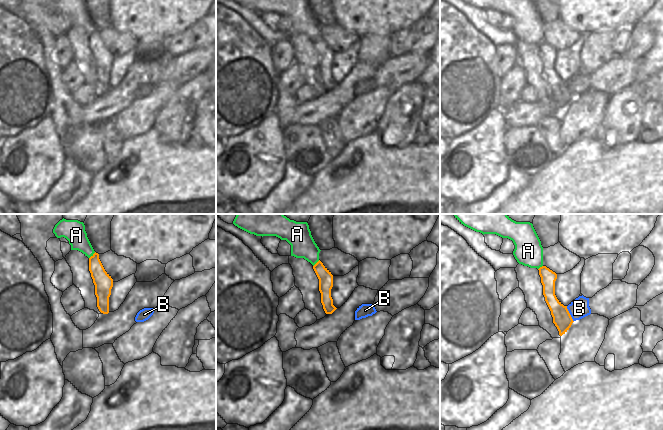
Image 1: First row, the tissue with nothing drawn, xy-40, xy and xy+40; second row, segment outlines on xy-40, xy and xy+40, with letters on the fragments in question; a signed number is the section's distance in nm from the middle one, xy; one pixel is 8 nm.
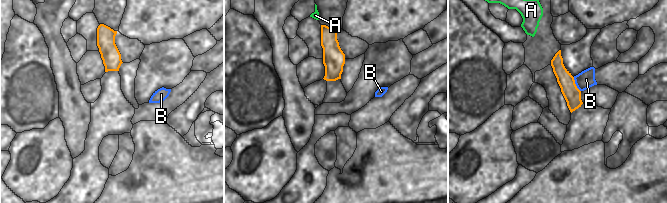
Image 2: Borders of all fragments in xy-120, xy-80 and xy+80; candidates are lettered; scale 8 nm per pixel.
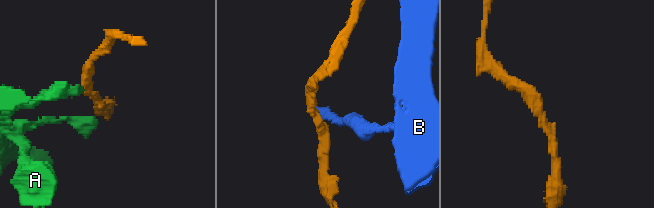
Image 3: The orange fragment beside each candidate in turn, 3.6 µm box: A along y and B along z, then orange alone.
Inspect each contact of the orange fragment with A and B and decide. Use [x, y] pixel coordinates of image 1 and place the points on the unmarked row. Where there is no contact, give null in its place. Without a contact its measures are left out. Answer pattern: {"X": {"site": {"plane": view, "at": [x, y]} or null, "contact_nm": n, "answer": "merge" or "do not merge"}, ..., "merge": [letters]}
{"A": {"site": {"plane": "xy-40", "at": [93, 31]}, "contact_nm": 80, "answer": "do not merge"}, "B": {"site": {"plane": "xy+40", "at": [569, 90]}, "contact_nm": 140, "answer": "do not merge"}, "merge": []}

